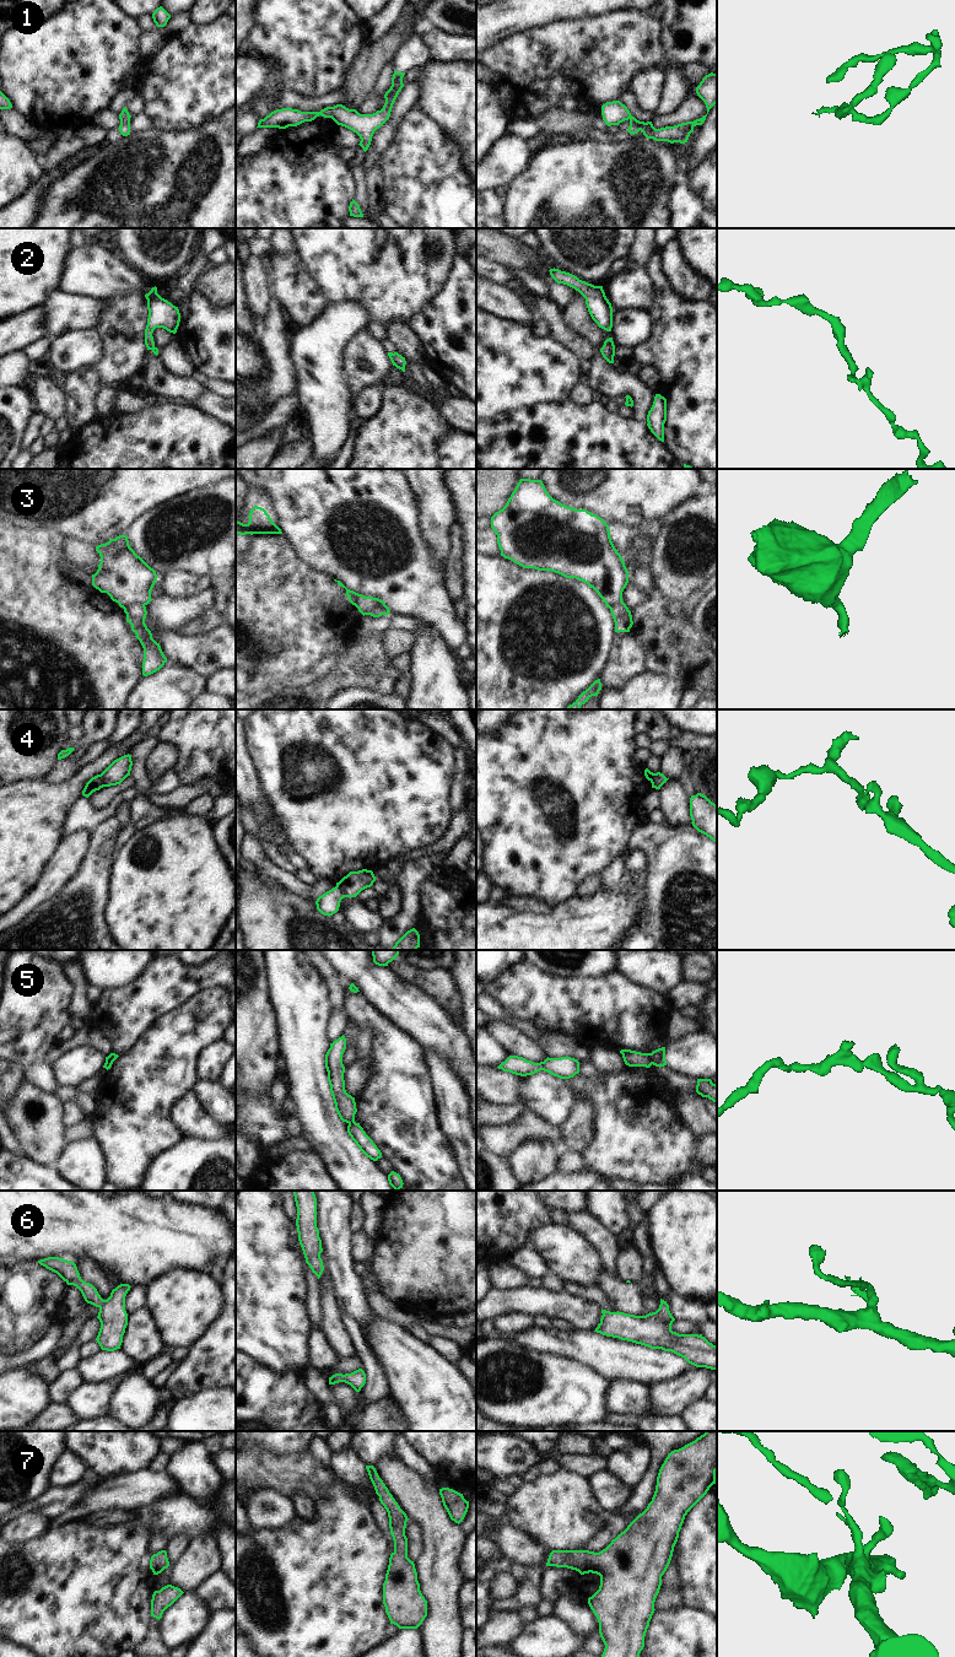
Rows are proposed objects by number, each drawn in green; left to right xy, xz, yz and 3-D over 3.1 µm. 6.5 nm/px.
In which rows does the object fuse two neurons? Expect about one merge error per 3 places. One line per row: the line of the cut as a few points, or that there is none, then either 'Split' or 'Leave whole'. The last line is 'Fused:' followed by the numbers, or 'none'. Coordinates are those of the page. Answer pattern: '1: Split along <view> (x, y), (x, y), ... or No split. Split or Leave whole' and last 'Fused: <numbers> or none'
1: No split. Leave whole
2: No split. Leave whole
3: Split along xy (144, 604), (131, 603), (123, 608). Split
4: Split along xz (338, 883), (345, 896). Split
5: Split along yz (648, 1053), (652, 1063). Split
6: No split. Leave whole
7: No split. Leave whole
Fused: 3, 4, 5.

